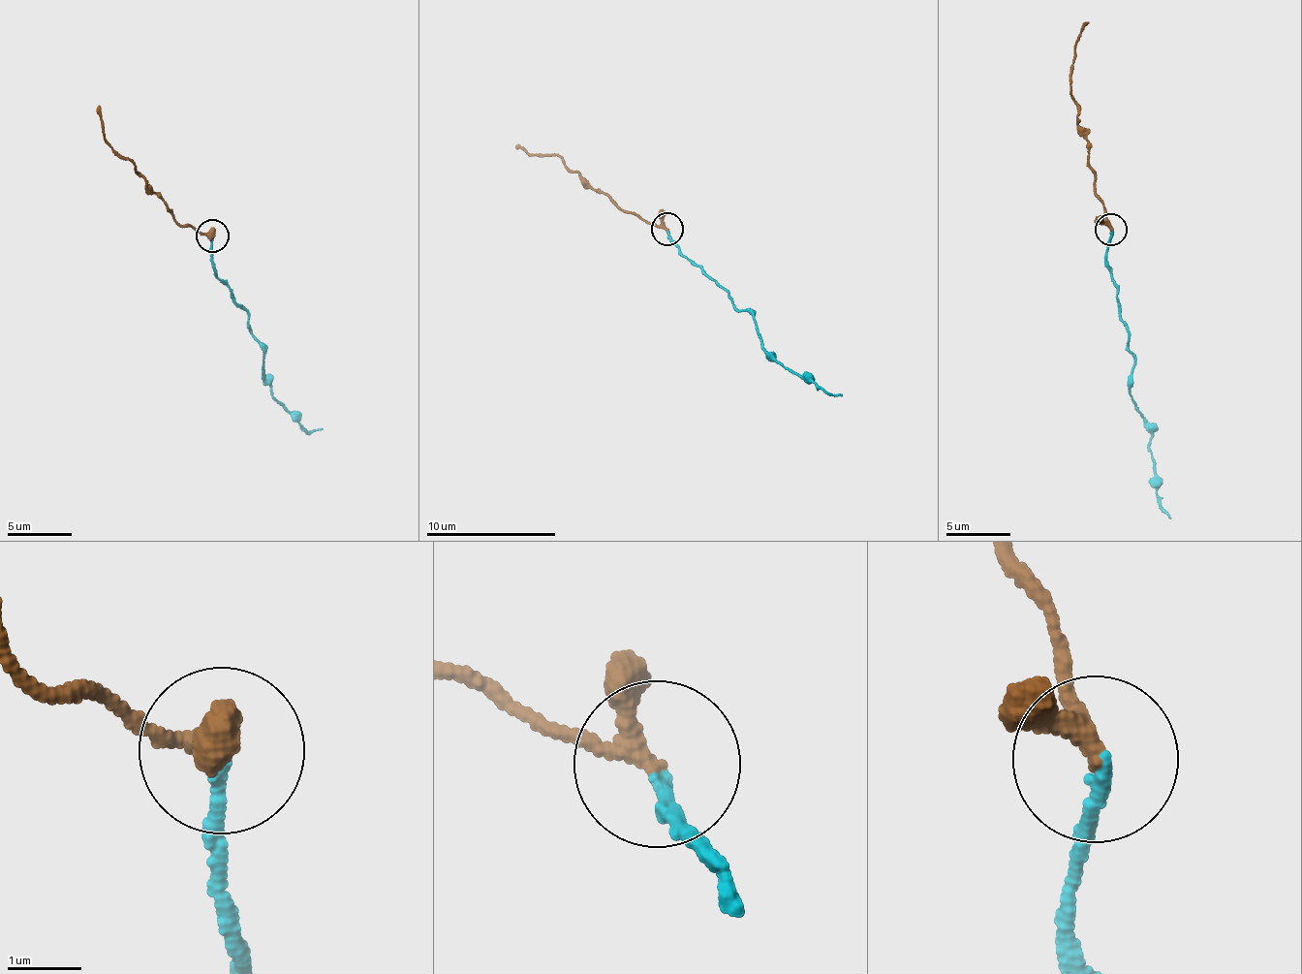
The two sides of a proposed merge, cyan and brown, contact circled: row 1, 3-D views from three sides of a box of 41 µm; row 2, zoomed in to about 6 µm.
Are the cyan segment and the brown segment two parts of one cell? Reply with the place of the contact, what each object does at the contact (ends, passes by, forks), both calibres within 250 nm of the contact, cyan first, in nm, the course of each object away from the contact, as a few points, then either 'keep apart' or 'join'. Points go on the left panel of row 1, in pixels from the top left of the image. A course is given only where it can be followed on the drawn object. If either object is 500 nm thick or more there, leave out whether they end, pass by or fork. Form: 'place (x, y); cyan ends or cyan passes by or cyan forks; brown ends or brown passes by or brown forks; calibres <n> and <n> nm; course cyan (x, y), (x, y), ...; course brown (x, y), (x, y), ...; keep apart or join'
place (212, 235); cyan ends; brown passes by; calibres 160 and 220 nm; course cyan (211, 235), (216, 274), (232, 304), (247, 312), (273, 400), (304, 429), (321, 427); course brown (211, 235), (175, 219), (148, 179), (120, 155), (103, 133), (100, 105); join

